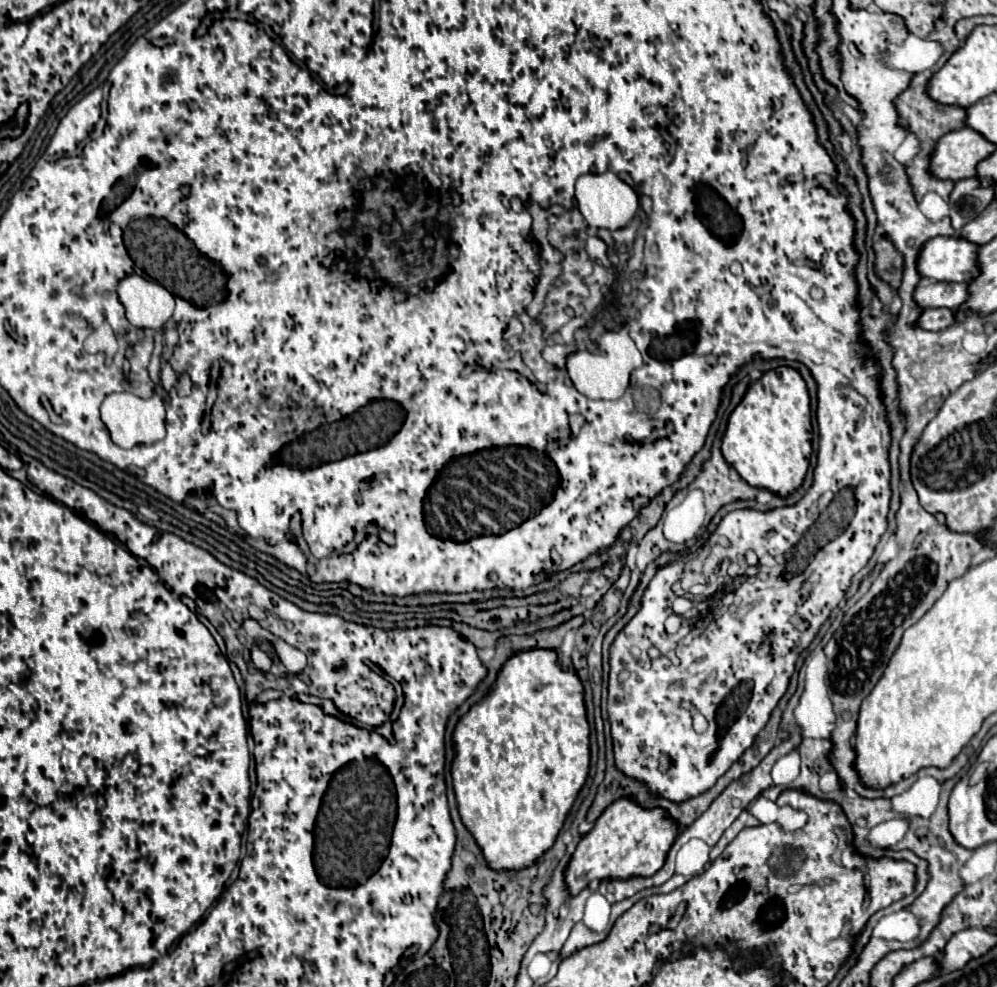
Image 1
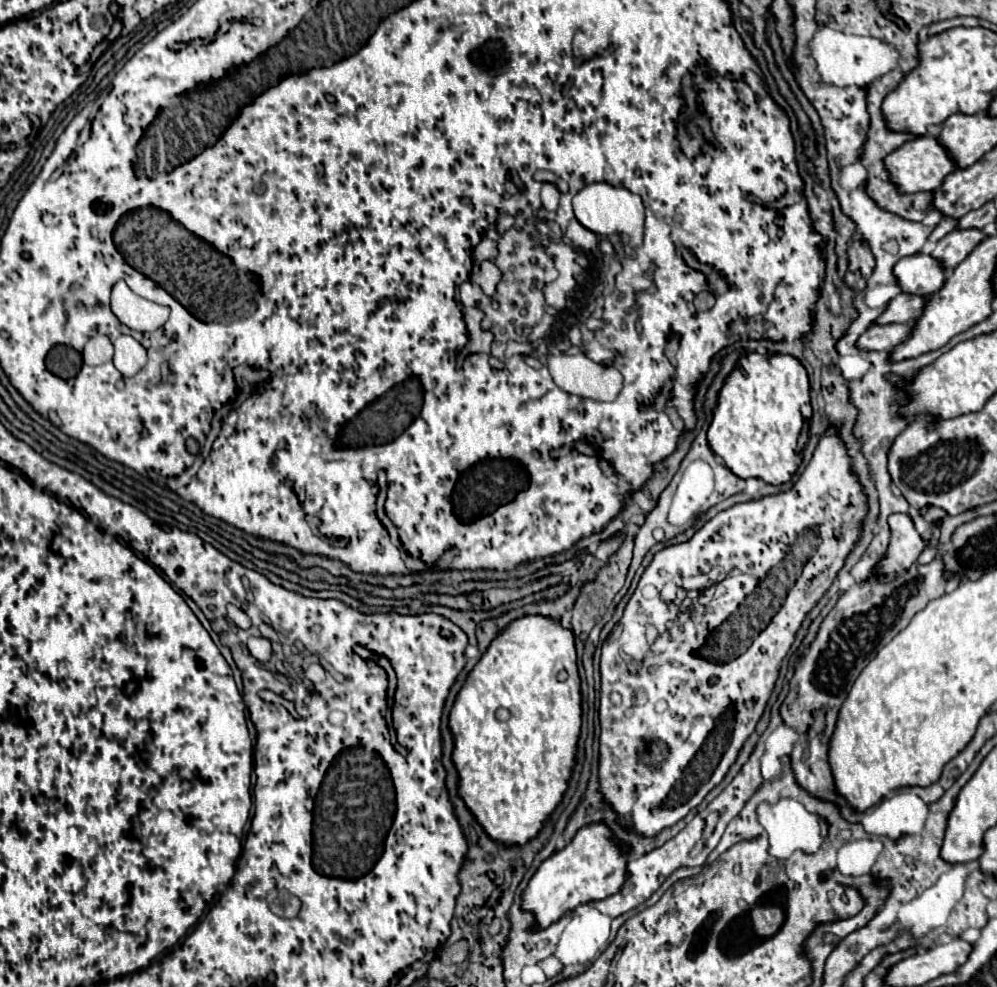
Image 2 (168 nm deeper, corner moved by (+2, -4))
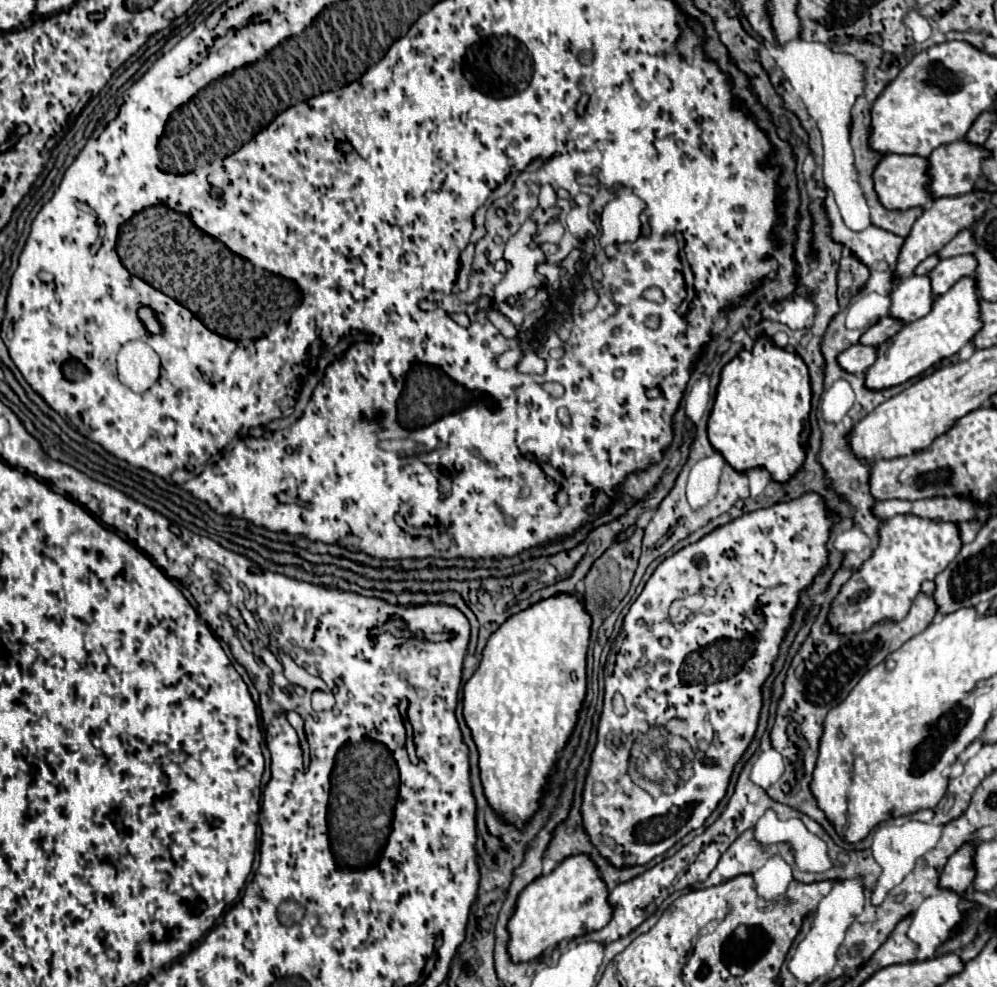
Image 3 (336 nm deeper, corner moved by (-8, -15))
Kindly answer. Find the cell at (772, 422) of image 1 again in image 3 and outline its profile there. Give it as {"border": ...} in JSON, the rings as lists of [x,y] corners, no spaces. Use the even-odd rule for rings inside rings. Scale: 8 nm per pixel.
{"border":[[[758,338],[752,350],[742,350],[724,366],[708,418],[708,438],[734,470],[766,468],[774,482],[784,484],[804,466],[802,440],[810,426],[810,408],[812,386],[804,360],[794,352],[776,348],[768,338]]]}

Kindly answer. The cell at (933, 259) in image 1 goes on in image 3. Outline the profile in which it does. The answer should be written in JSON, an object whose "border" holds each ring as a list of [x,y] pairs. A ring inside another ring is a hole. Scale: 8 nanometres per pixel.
{"border":[[[916,274],[900,280],[890,298],[892,298],[890,316],[904,322],[914,322],[926,316],[936,300],[936,296],[932,294],[930,278]]]}

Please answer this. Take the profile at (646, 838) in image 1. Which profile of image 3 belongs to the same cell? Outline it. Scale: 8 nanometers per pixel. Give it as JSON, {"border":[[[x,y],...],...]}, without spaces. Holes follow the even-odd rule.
{"border":[[[570,856],[562,860],[556,870],[548,876],[536,878],[524,892],[518,896],[516,912],[508,922],[510,942],[508,952],[514,962],[530,962],[538,958],[548,946],[558,944],[560,940],[570,940],[592,930],[606,926],[614,914],[614,908],[608,900],[610,890],[600,876],[598,866],[586,856]]]}

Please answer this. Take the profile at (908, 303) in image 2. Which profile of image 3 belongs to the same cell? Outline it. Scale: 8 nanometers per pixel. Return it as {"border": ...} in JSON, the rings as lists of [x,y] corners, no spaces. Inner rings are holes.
{"border":[[[884,316],[880,318],[874,326],[868,328],[868,332],[860,338],[860,344],[868,344],[868,346],[878,346],[884,344],[886,340],[890,340],[892,336],[896,336],[906,324],[902,320],[896,320],[892,316]]]}

